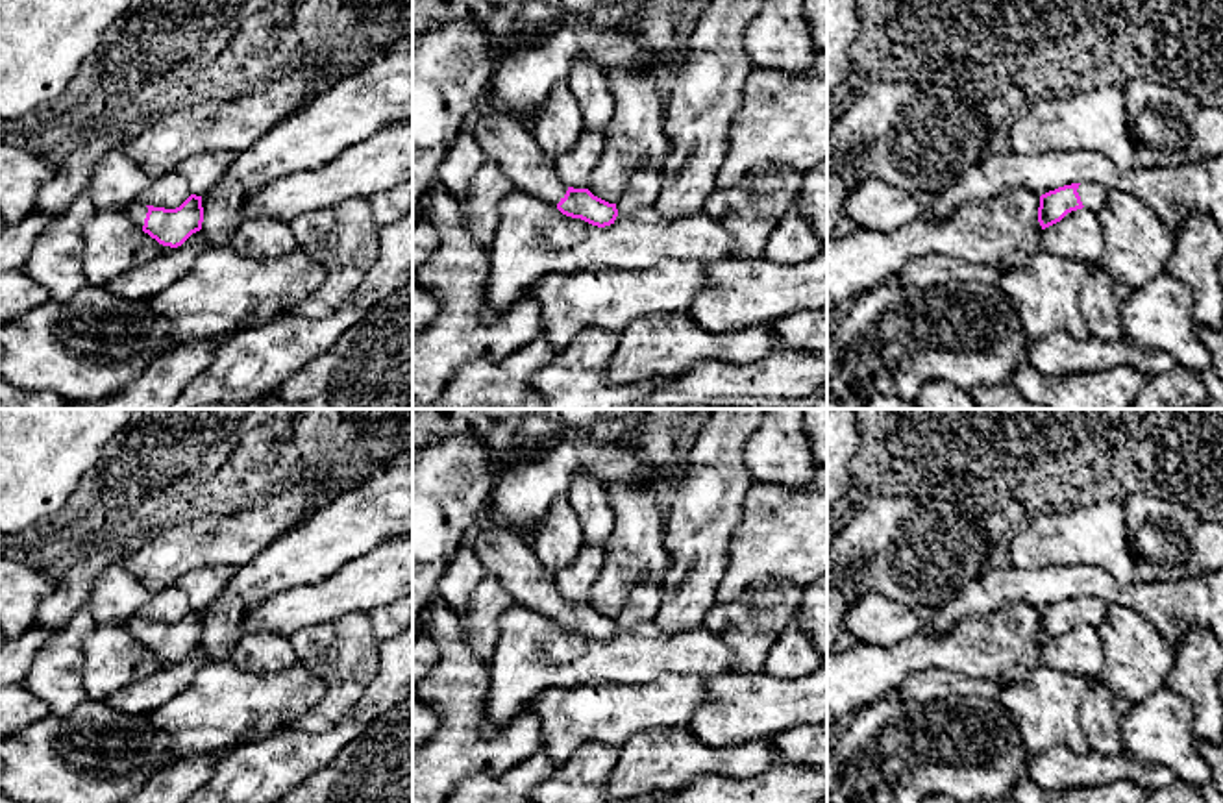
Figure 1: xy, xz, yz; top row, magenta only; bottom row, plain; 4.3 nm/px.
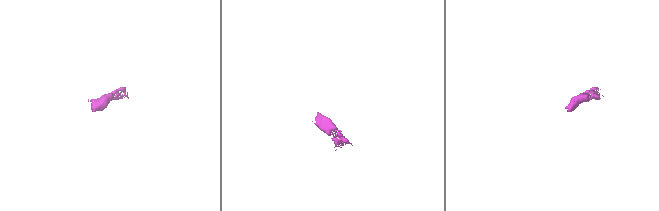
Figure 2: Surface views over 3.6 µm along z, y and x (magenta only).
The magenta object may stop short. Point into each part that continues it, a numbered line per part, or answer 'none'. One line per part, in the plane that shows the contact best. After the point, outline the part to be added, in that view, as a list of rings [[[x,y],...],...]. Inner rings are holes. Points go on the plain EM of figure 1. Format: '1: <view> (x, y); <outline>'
1: xz (502, 552); [[[481,513],[468,540],[485,570],[501,579],[514,601],[557,624],[568,601],[559,592],[555,575],[540,566],[527,538],[494,525],[488,514]]]
2: yz (1092, 609); [[[1081,598],[1077,607],[1082,620],[1097,627],[1106,614],[1108,603],[1097,598]]]

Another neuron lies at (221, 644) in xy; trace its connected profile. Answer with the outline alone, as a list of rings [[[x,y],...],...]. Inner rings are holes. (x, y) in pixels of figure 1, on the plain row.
[[[216,598],[213,601],[209,616],[204,620],[202,646],[213,655],[213,661],[228,661],[235,649],[235,636],[239,635],[239,624],[244,614],[241,599]]]

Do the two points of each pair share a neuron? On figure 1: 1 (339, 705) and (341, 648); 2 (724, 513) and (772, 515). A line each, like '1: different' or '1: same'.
1: same
2: different

